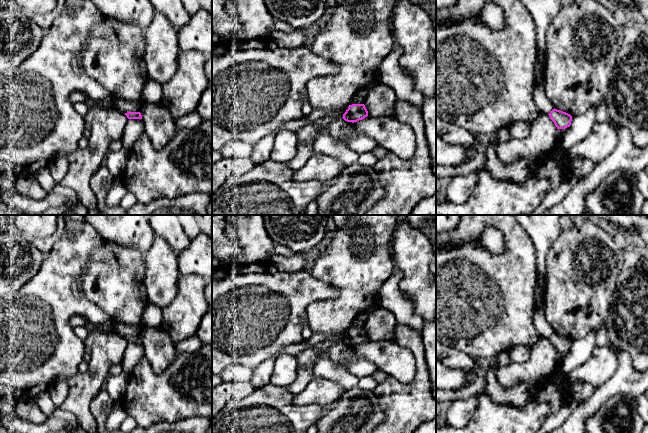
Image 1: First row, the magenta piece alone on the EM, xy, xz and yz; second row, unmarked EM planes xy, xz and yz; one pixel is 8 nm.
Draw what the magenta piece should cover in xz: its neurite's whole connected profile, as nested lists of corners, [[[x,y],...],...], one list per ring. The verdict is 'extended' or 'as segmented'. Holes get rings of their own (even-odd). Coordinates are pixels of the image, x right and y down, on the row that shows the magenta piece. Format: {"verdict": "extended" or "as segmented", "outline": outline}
{"verdict": "as segmented", "outline": [[[364,104],[349,105],[346,112],[343,114],[343,119],[347,122],[357,122],[368,116],[368,111]]]}

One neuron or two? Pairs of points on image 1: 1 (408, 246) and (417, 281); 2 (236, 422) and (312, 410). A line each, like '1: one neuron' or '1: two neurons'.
1: one neuron
2: one neuron

